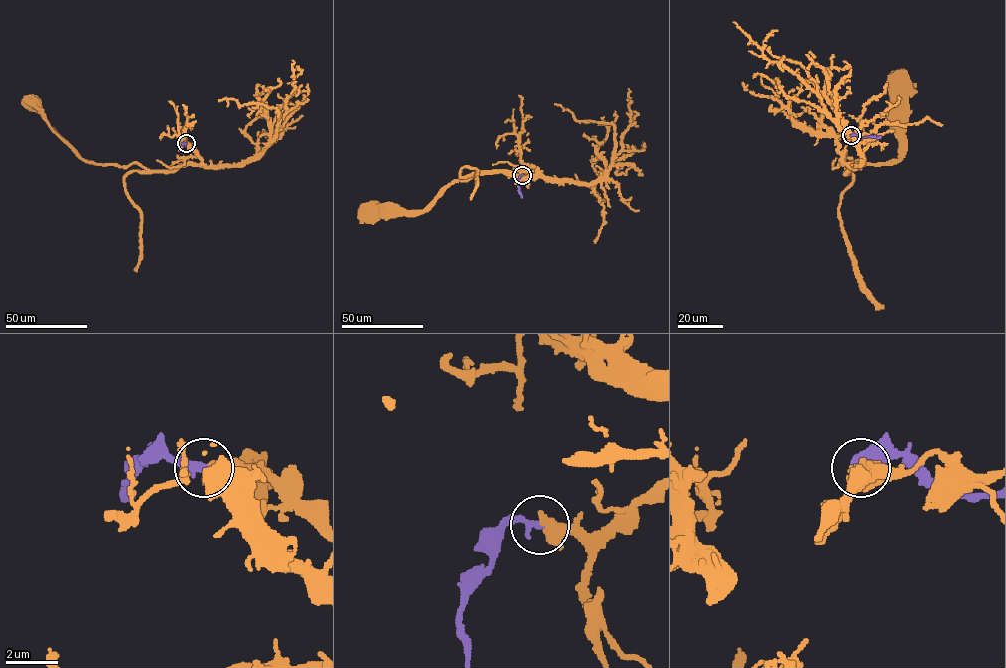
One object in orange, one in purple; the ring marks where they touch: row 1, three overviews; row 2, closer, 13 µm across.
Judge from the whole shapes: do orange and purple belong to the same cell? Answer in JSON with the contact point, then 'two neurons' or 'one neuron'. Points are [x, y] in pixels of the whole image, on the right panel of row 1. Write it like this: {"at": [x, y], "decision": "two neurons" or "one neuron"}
{"at": [851, 135], "decision": "one neuron"}

